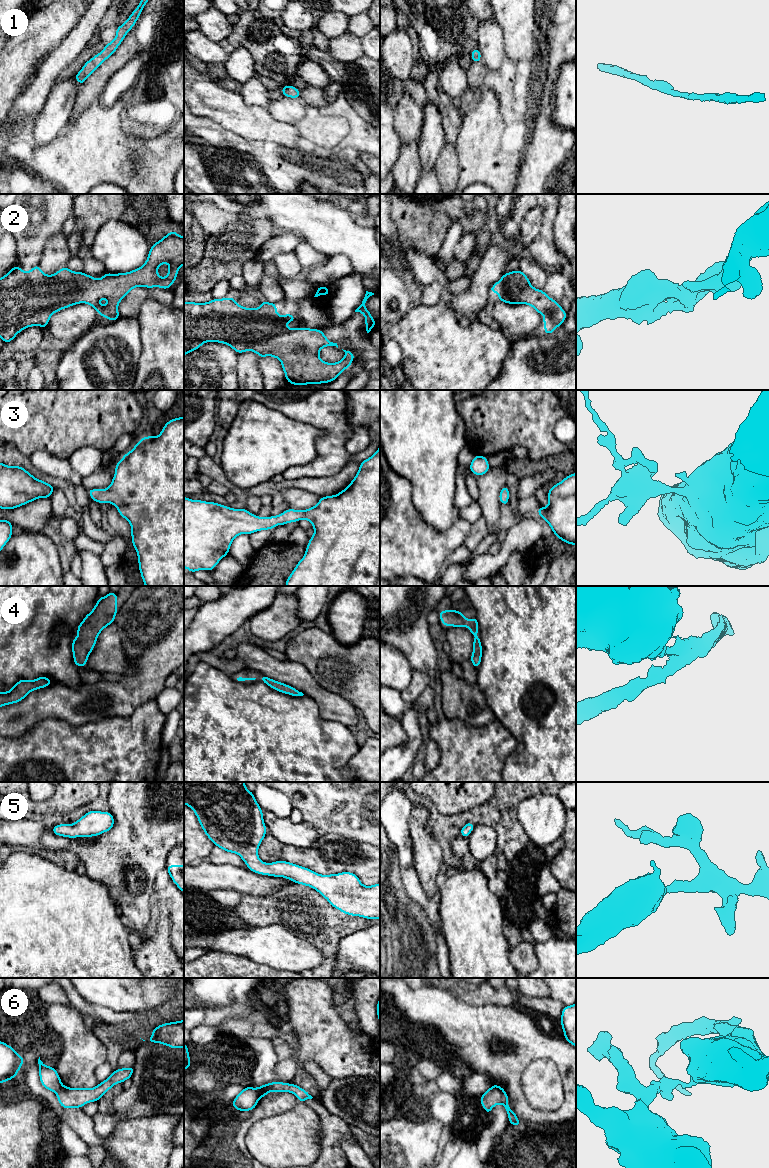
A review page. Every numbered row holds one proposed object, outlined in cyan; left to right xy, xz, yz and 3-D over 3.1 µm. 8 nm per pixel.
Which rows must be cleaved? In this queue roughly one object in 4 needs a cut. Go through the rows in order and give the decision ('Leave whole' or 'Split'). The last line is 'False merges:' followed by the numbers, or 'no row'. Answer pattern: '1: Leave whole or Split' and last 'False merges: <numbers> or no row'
1: Leave whole
2: Leave whole
3: Leave whole
4: Leave whole
5: Leave whole
6: Split
False merges: 6

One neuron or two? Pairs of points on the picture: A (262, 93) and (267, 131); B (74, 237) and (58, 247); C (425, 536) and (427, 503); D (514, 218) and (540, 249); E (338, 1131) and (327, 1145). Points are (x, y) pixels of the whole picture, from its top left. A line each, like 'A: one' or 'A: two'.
A: two
B: two
C: two
D: one
E: one

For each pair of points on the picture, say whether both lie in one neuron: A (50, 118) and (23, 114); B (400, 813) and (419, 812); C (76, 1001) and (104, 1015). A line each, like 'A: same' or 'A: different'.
A: different
B: different
C: same

